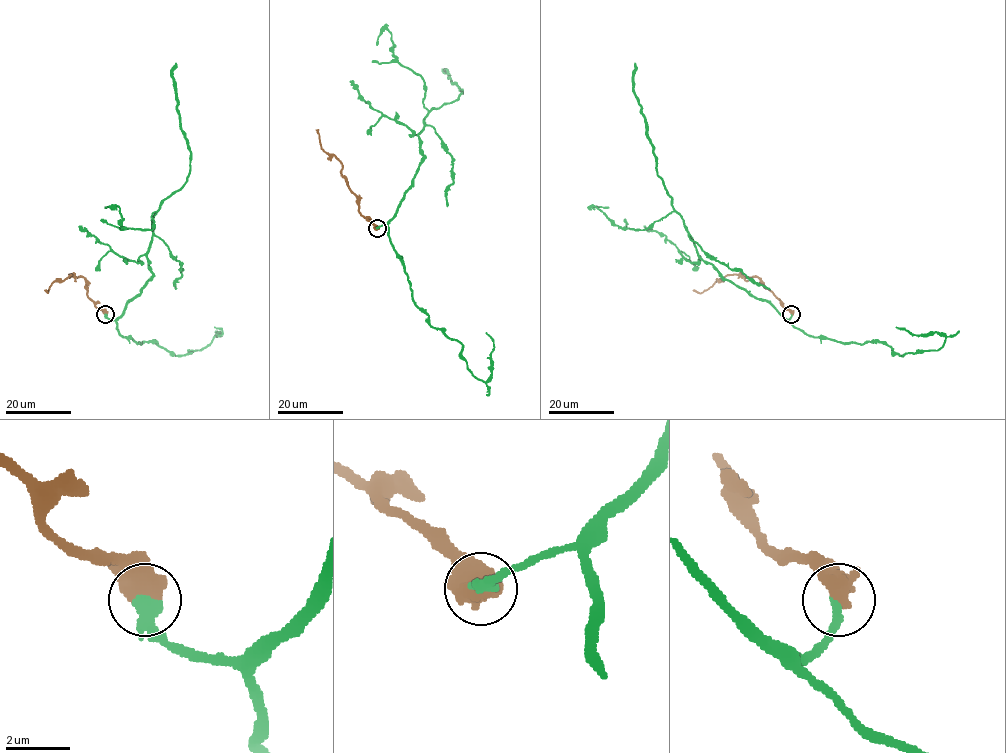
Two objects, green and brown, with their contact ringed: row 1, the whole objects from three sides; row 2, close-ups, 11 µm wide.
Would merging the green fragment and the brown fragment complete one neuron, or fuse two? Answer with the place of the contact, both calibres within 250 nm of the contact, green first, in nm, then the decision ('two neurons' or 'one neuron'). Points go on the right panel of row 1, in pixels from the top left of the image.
place (791, 314); calibres 400 and 800 nm; one neuron

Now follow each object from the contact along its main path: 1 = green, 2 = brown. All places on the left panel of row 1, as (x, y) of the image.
1: (105, 314), (116, 319), (152, 277), (147, 255), (153, 216), (189, 174), (190, 149), (175, 90), (175, 63)
2: (105, 313), (88, 296), (87, 281), (82, 276), (70, 274), (62, 281), (55, 281), (48, 293), (46, 290)

